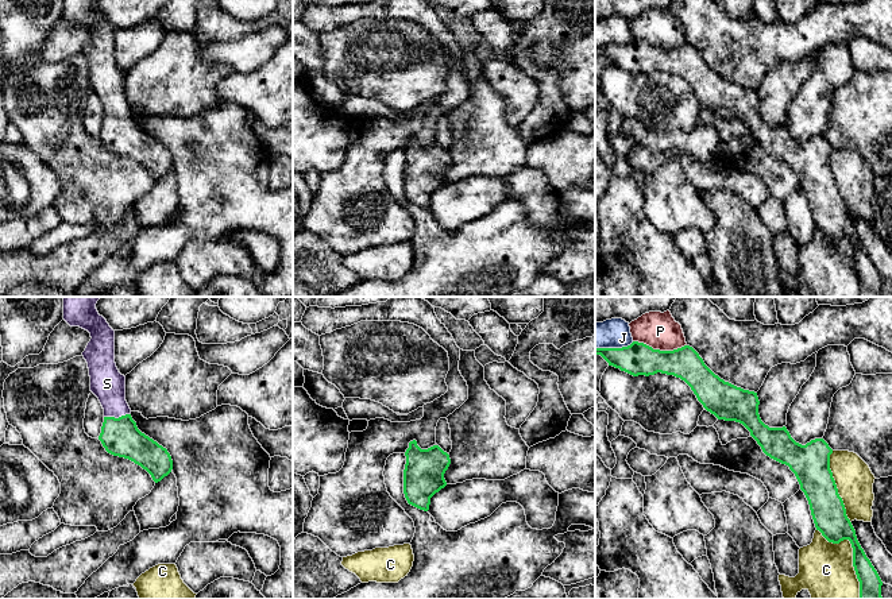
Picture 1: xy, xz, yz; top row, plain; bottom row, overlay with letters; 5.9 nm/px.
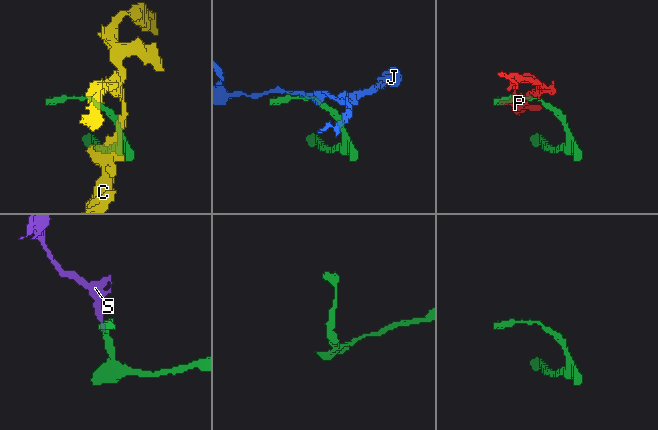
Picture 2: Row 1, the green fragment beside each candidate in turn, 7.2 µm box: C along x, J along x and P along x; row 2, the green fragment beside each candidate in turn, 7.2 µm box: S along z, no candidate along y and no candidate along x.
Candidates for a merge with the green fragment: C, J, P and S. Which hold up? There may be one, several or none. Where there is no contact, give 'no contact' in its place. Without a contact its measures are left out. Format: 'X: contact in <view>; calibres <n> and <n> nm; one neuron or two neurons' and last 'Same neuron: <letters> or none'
C: contact in yz; calibres 200 and 320 nm; two neurons
J: contact in yz; calibres 190 and 180 nm; two neurons
P: contact in yz; calibres 190 and 220 nm; two neurons
S: contact in xy; calibres 220 and 200 nm; one neuron
Same neuron: S

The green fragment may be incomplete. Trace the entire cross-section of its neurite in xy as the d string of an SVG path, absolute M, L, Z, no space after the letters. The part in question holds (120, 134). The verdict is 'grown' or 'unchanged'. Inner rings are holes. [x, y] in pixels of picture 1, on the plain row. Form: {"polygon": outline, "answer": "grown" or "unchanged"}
{"polygon": "M63 0L63 18L90 31L90 39L82 50L88 61L90 89L104 107L104 120L99 138L105 148L124 155L146 167L155 181L173 167L166 146L142 131L131 115L126 98L126 74L115 61L115 28L99 12L97 0Z", "answer": "grown"}

